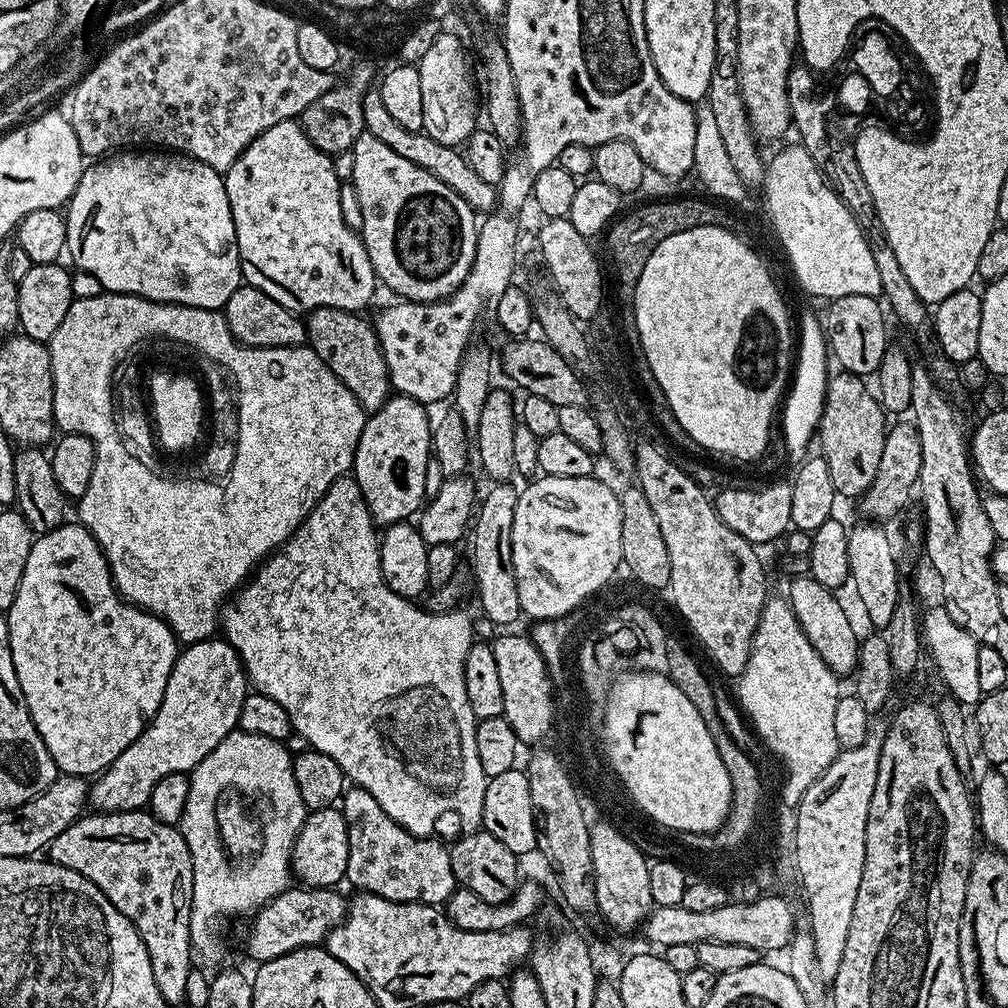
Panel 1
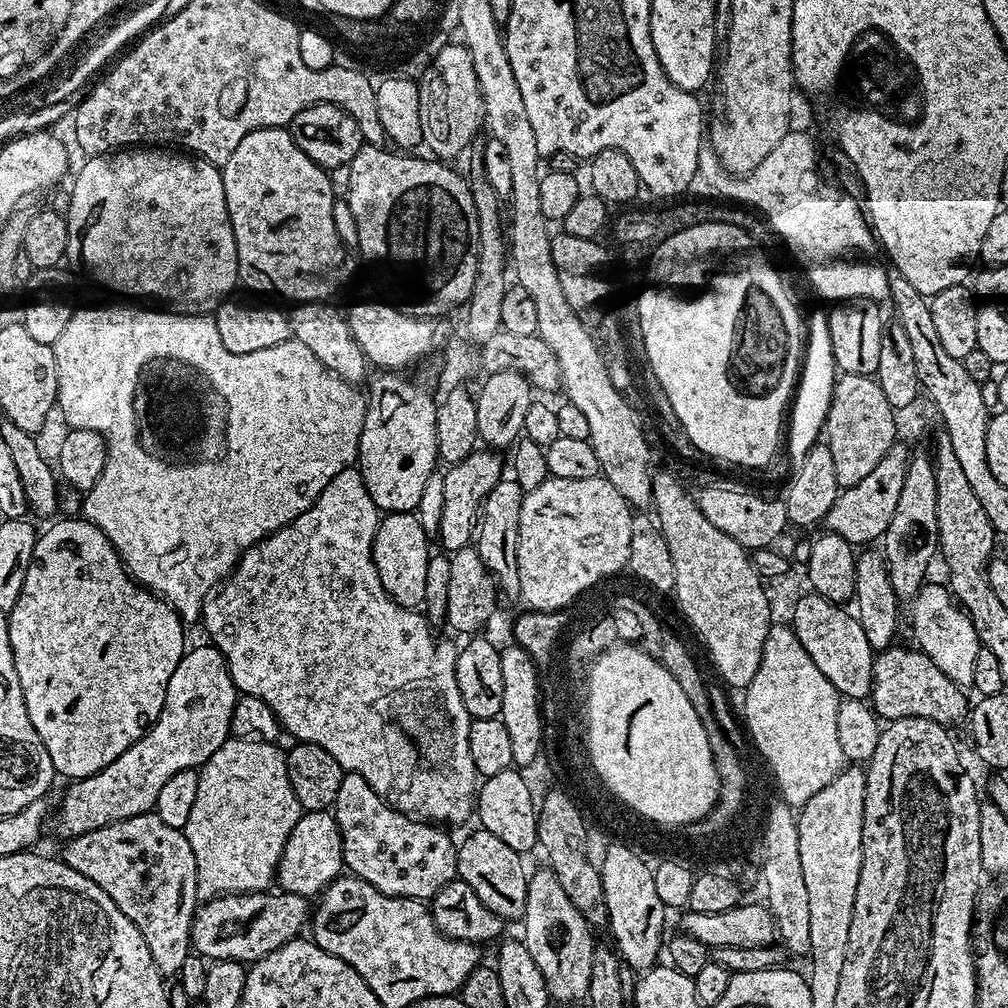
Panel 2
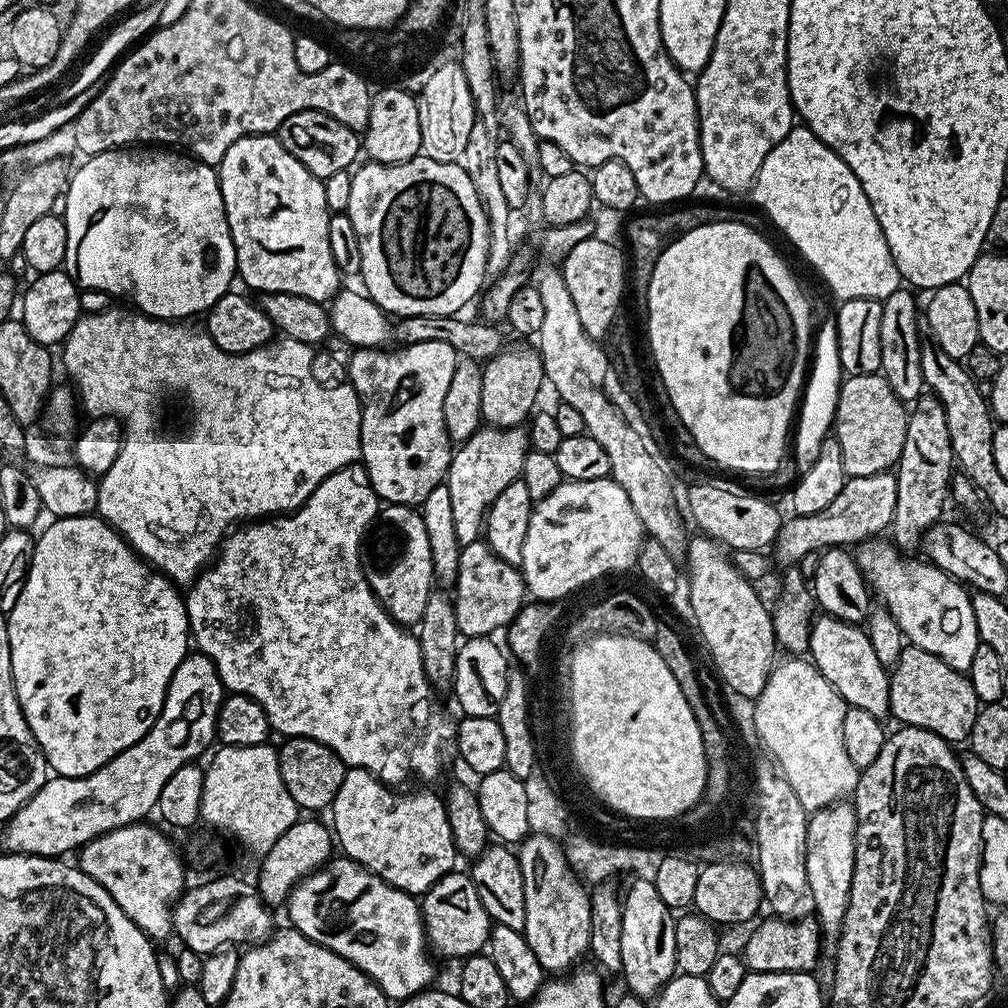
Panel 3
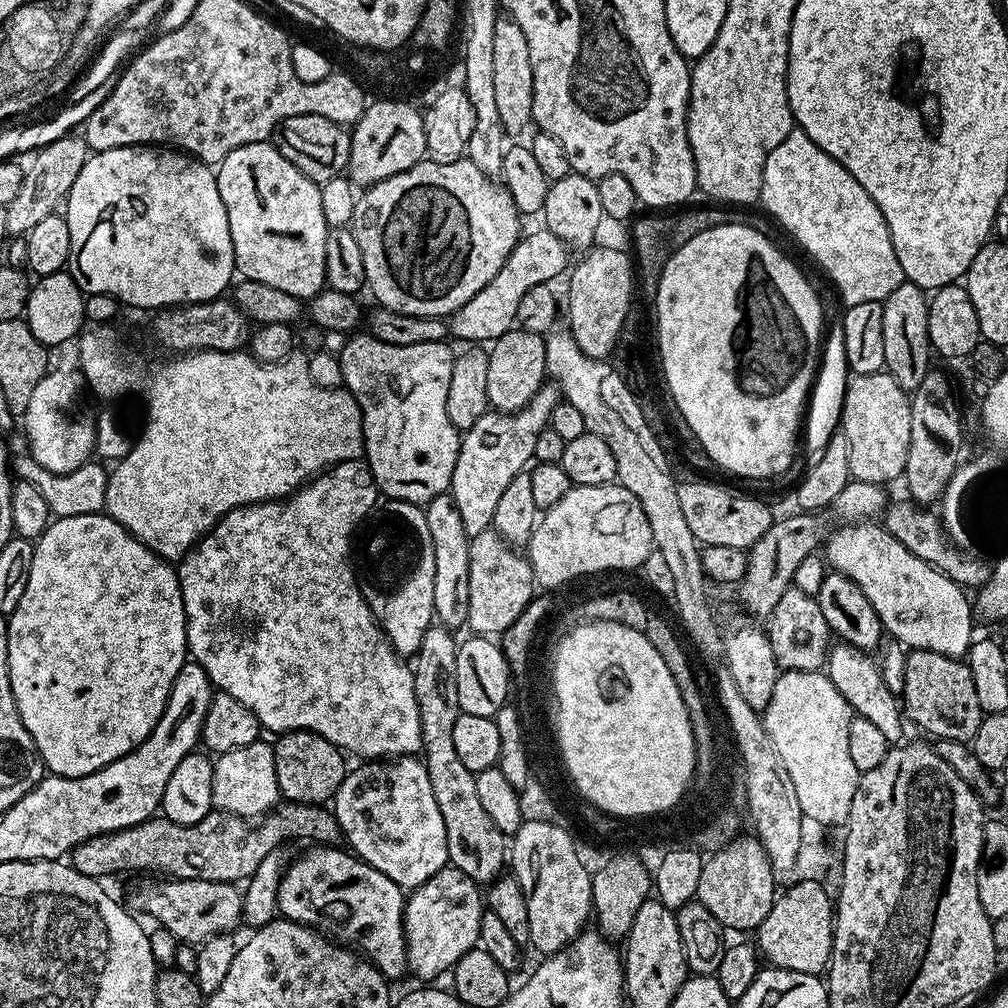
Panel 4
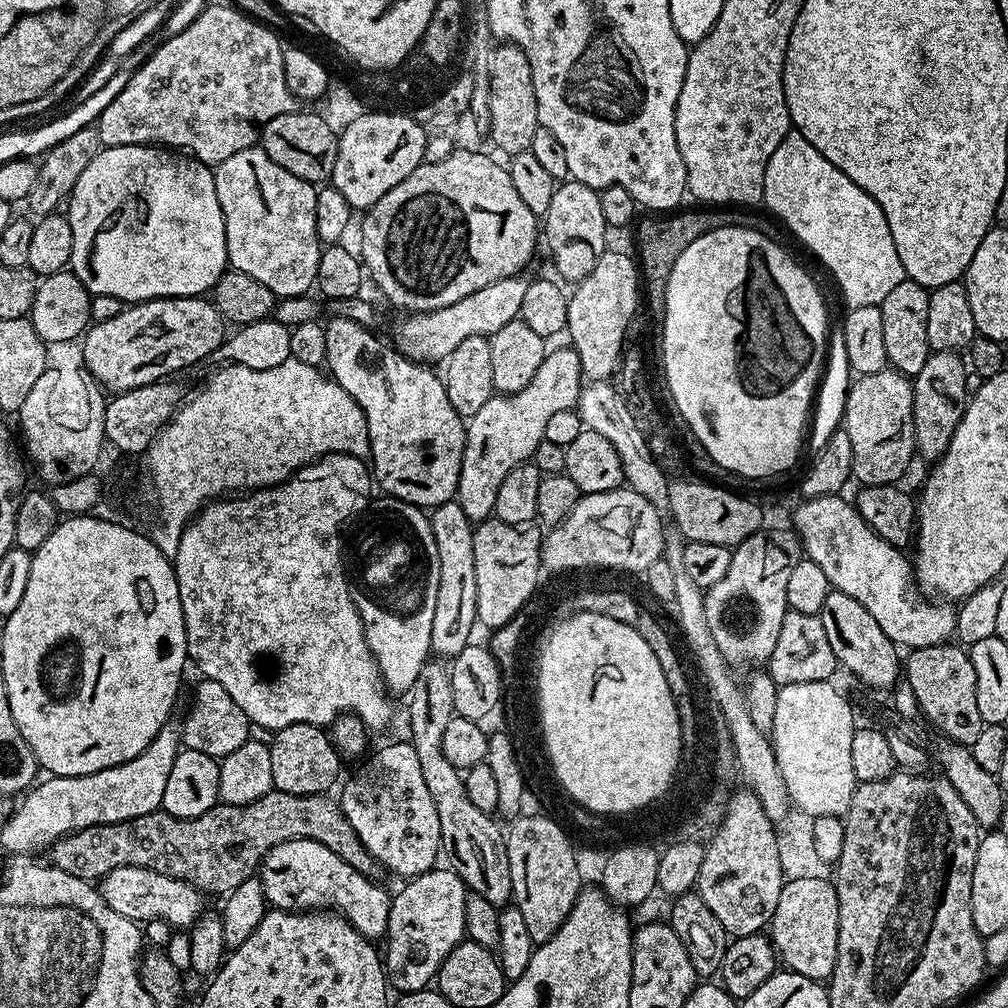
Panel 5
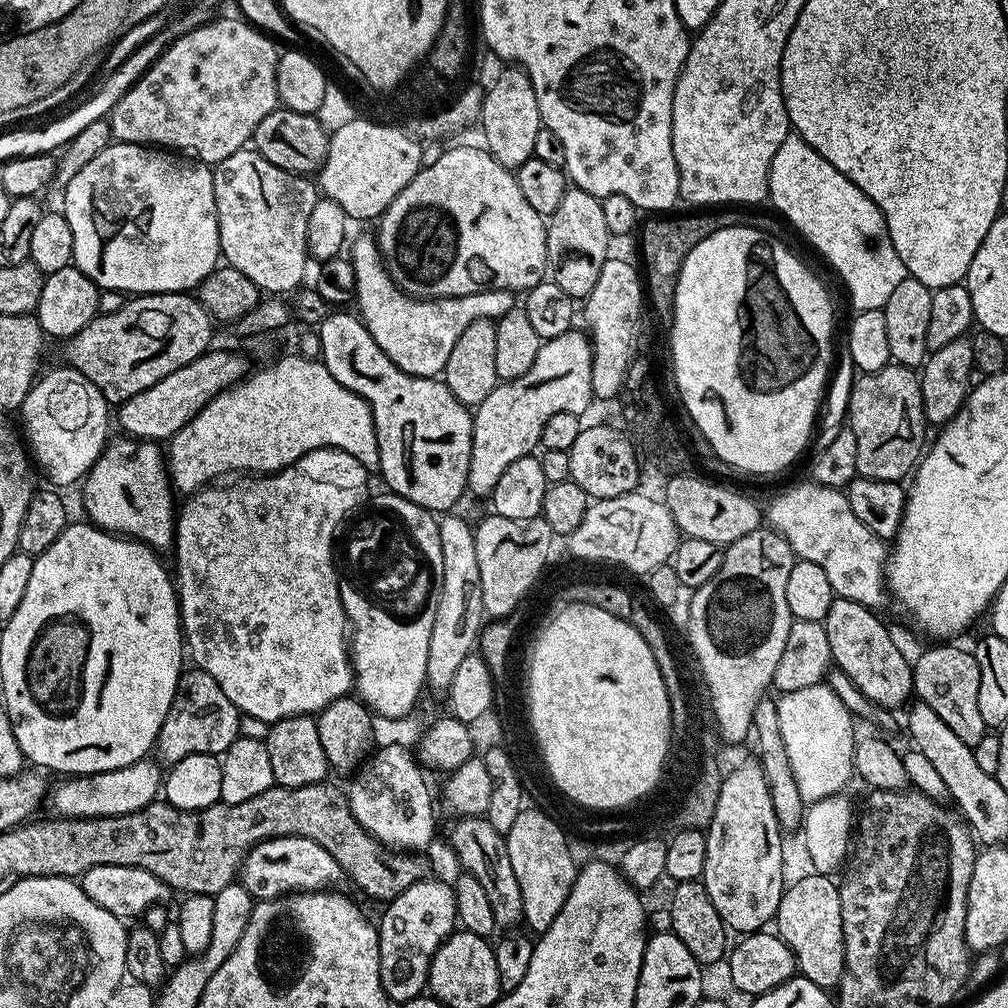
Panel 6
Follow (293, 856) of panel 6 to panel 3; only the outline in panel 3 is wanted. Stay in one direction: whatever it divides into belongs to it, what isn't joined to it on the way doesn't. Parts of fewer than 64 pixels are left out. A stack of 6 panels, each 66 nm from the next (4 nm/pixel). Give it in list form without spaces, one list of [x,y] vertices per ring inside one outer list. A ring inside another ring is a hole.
[[[333,858],[323,868],[299,880],[288,896],[287,908],[287,923],[291,927],[306,938],[318,942],[318,946],[326,946],[326,950],[334,950],[334,954],[346,958],[355,968],[366,973],[380,987],[382,994],[388,997],[389,1001],[409,1000],[411,996],[425,991],[431,985],[428,983],[436,976],[417,897],[390,886],[361,864],[355,864],[353,860]]]

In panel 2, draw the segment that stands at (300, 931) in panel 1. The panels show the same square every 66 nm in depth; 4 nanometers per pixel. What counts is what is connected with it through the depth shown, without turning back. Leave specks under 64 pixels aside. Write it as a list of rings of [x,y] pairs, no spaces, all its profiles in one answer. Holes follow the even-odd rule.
[[[261,890],[205,899],[192,917],[192,948],[209,961],[261,960],[286,942],[297,939],[310,924],[309,897]]]

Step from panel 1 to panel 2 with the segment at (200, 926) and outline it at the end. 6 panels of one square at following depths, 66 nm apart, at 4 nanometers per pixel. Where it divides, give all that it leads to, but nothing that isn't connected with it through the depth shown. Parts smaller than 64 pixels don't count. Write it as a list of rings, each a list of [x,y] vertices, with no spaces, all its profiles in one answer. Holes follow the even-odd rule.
[[[229,738],[221,748],[214,750],[214,754],[210,754],[206,763],[200,765],[198,795],[194,797],[190,818],[182,829],[190,842],[190,850],[194,850],[197,897],[259,892],[273,883],[286,838],[290,838],[290,830],[294,830],[294,822],[298,822],[302,814],[286,774],[285,753],[278,749],[276,744]],[[244,800],[256,800],[256,816],[264,820],[264,824],[260,824],[260,836],[256,836],[256,832],[248,832],[248,828],[252,828],[252,804],[244,804]]]

